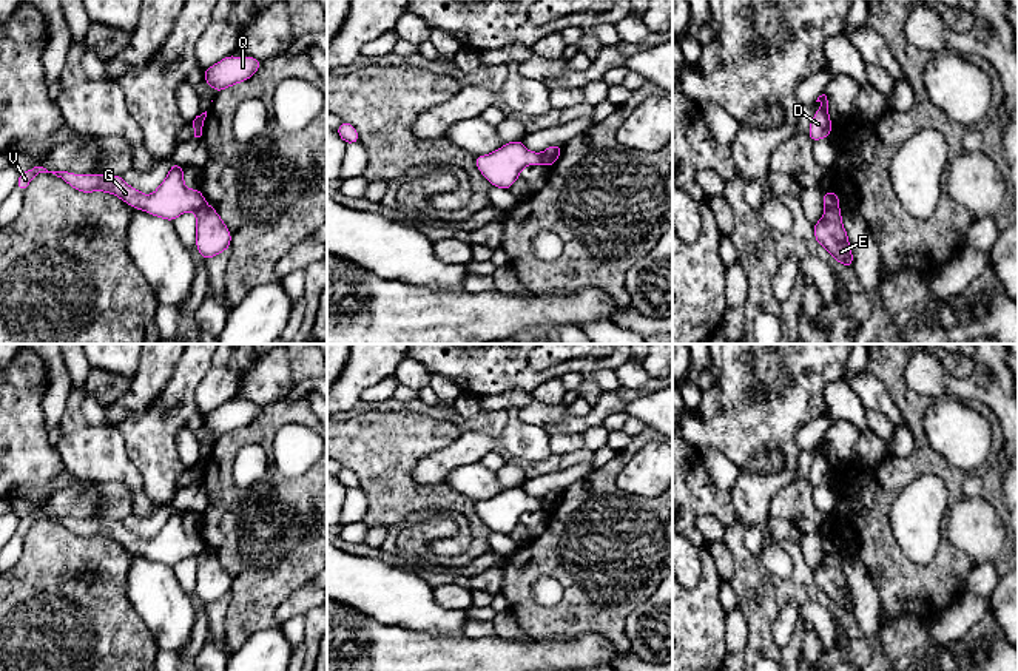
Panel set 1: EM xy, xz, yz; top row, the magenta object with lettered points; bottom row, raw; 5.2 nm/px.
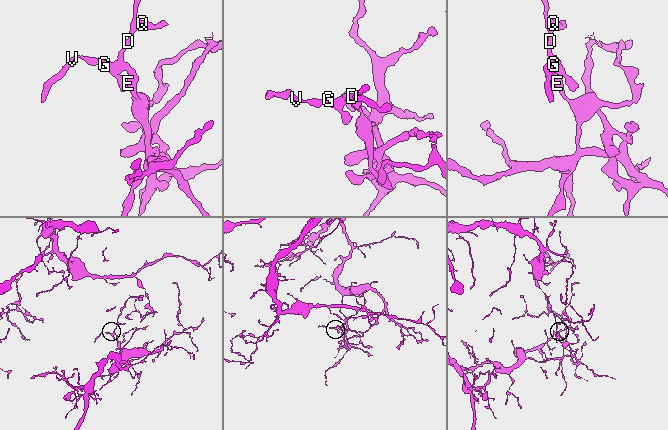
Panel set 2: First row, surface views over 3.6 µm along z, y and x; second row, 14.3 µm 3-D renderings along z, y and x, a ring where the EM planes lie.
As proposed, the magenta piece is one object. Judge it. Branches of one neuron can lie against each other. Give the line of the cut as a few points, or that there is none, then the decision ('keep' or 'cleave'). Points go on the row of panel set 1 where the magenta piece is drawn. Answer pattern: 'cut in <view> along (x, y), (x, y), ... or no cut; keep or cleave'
cut in yz along (825, 205), (838, 209); cleave

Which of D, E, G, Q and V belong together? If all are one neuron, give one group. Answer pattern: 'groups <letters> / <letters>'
groups D G Q V / E

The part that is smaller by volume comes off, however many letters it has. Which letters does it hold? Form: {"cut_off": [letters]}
{"cut_off": ["D", "G", "Q", "V"]}

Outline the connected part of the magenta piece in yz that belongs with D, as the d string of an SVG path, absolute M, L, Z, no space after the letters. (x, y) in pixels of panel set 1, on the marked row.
M825 94L819 96L816 102L821 102L822 106L813 116L810 128L808 128L808 137L813 142L830 137L831 125L833 125L831 120L830 120L830 116L828 116L827 96Z

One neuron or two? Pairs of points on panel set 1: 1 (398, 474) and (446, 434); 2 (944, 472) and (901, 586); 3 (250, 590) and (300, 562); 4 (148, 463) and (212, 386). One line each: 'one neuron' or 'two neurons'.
1: one neuron
2: one neuron
3: one neuron
4: two neurons

